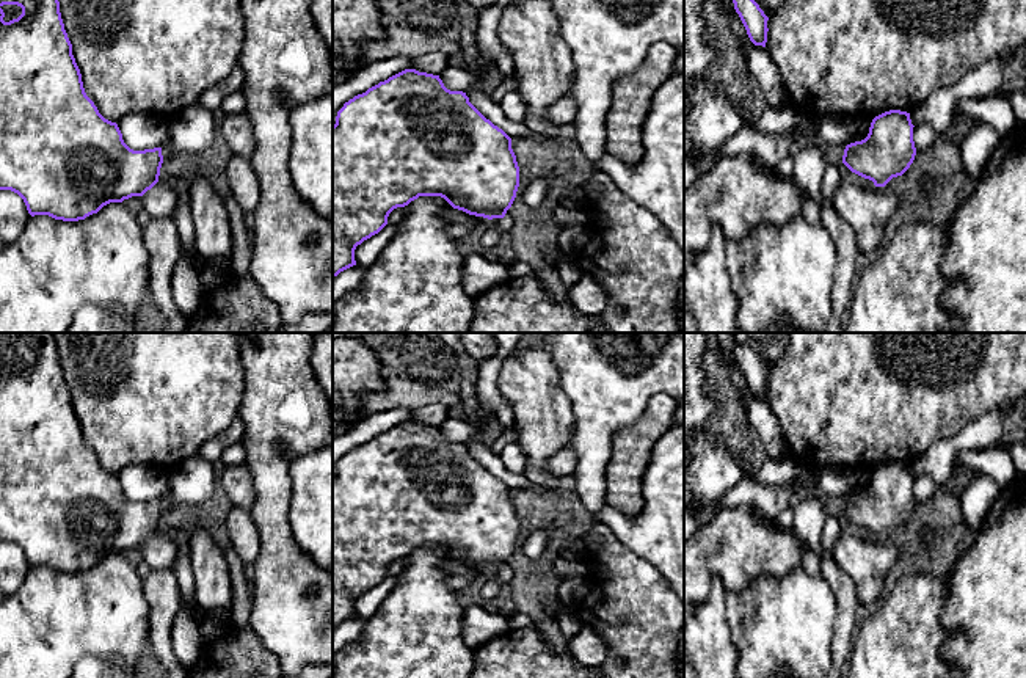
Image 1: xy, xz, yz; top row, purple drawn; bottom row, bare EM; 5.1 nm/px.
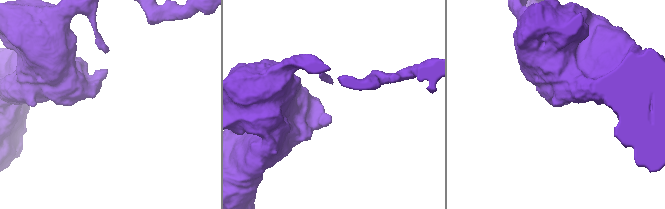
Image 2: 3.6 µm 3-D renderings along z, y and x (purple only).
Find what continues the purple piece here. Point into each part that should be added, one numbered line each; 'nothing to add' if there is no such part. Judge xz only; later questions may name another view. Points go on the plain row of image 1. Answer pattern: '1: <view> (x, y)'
nothing to add

